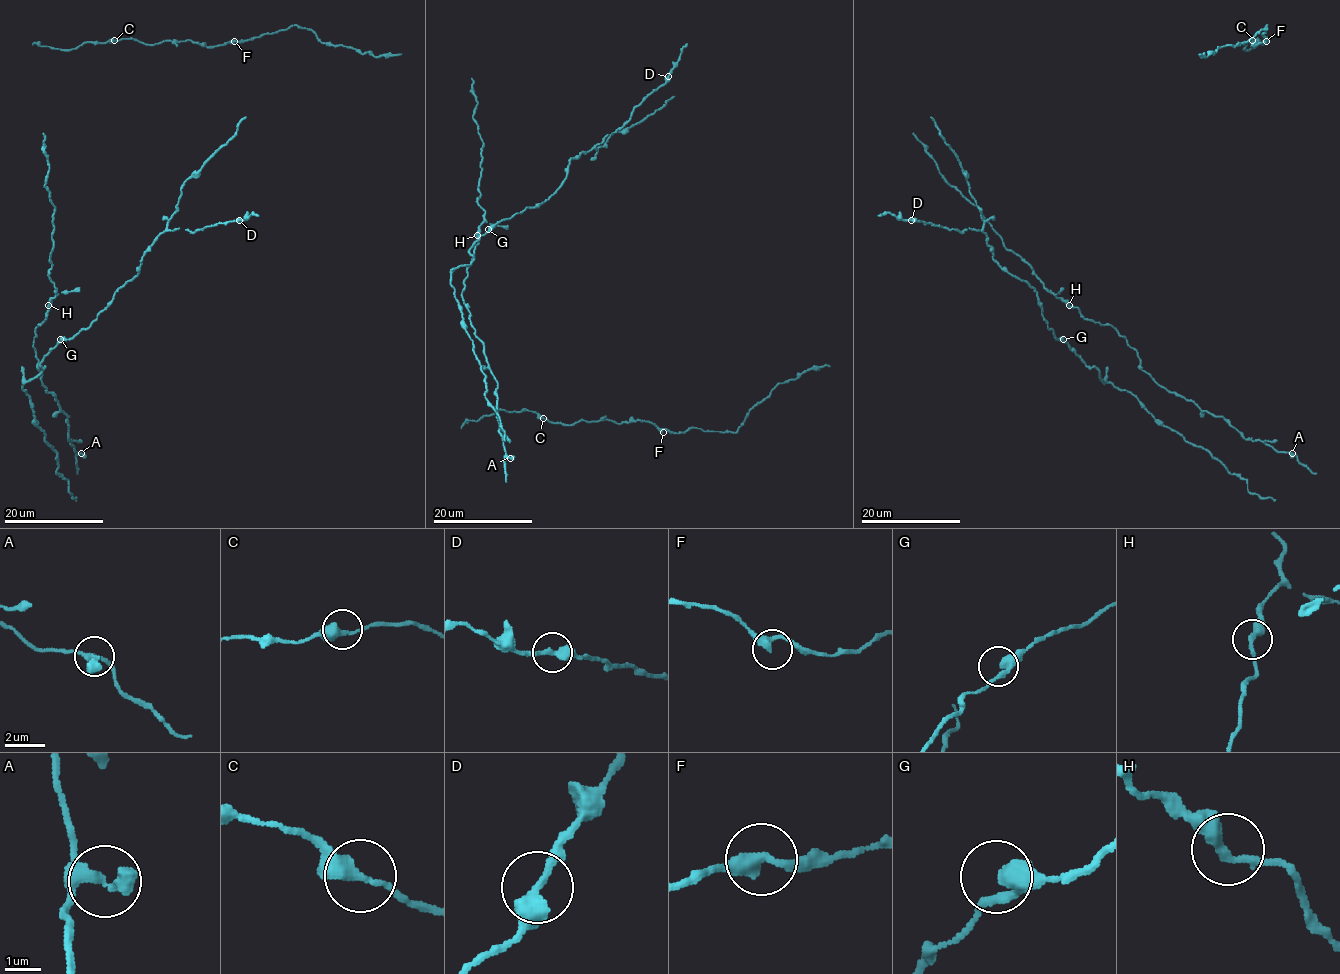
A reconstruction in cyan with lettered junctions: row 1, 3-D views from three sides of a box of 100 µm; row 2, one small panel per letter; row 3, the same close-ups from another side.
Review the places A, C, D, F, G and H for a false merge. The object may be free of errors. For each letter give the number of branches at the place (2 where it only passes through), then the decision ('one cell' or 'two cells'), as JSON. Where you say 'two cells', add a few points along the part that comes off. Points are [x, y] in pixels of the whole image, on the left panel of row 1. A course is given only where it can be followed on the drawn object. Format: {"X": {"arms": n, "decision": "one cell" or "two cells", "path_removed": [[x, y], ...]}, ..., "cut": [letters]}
{"A": {"arms": 2, "decision": "one cell"}, "C": {"arms": 2, "decision": "one cell"}, "D": {"arms": 2, "decision": "two cells", "path_removed": [[239, 219], [245, 219], [251, 213], [258, 215]]}, "F": {"arms": 2, "decision": "one cell"}, "G": {"arms": 2, "decision": "one cell"}, "H": {"arms": 2, "decision": "one cell"}, "cut": ["D"]}

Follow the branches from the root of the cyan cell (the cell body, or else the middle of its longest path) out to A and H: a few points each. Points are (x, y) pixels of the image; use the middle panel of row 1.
A: (506, 229), (484, 221), (479, 226), (462, 300), (497, 382), (497, 418), (509, 458)
H: (506, 229), (484, 221), (477, 235)

